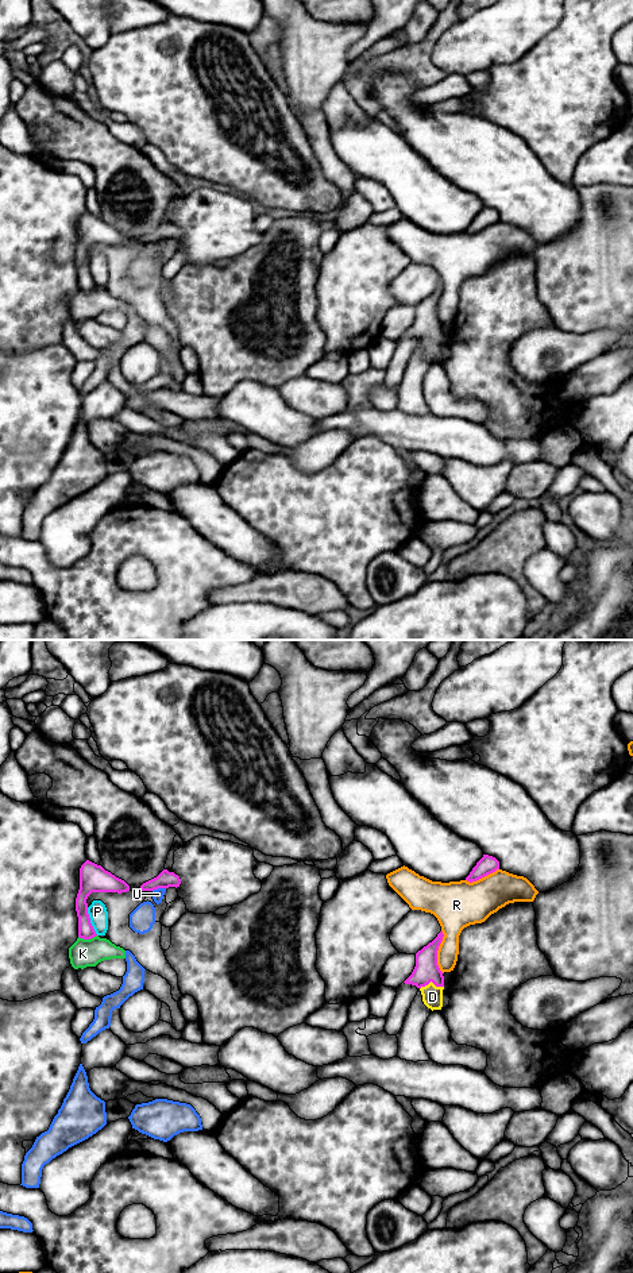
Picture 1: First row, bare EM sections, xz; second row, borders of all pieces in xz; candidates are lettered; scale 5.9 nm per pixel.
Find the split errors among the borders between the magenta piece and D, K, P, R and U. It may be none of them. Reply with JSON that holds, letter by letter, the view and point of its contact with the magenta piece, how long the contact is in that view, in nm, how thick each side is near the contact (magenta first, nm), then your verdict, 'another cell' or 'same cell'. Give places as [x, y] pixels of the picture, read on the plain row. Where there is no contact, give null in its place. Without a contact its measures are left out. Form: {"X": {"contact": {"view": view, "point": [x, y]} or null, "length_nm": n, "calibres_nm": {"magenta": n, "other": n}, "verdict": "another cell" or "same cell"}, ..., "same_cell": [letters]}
{"D": {"contact": {"view": "xz", "point": [431, 332]}, "length_nm": 140, "calibres_nm": {"magenta": 140, "other": 130}, "verdict": "same cell"}, "K": {"contact": {"view": "xz", "point": [87, 290]}, "length_nm": 110, "calibres_nm": {"magenta": 100, "other": 170}, "verdict": "another cell"}, "P": {"contact": {"view": "xz", "point": [89, 273]}, "length_nm": 180, "calibres_nm": {"magenta": 160, "other": 110}, "verdict": "another cell"}, "R": {"contact": {"view": "xz", "point": [436, 304]}, "length_nm": 260, "calibres_nm": {"magenta": 140, "other": 200}, "verdict": "another cell"}, "U": {"contact": {"view": "xz", "point": [158, 239]}, "length_nm": 80, "calibres_nm": {"magenta": 100, "other": 70}, "verdict": "another cell"}, "same_cell": ["D"]}

